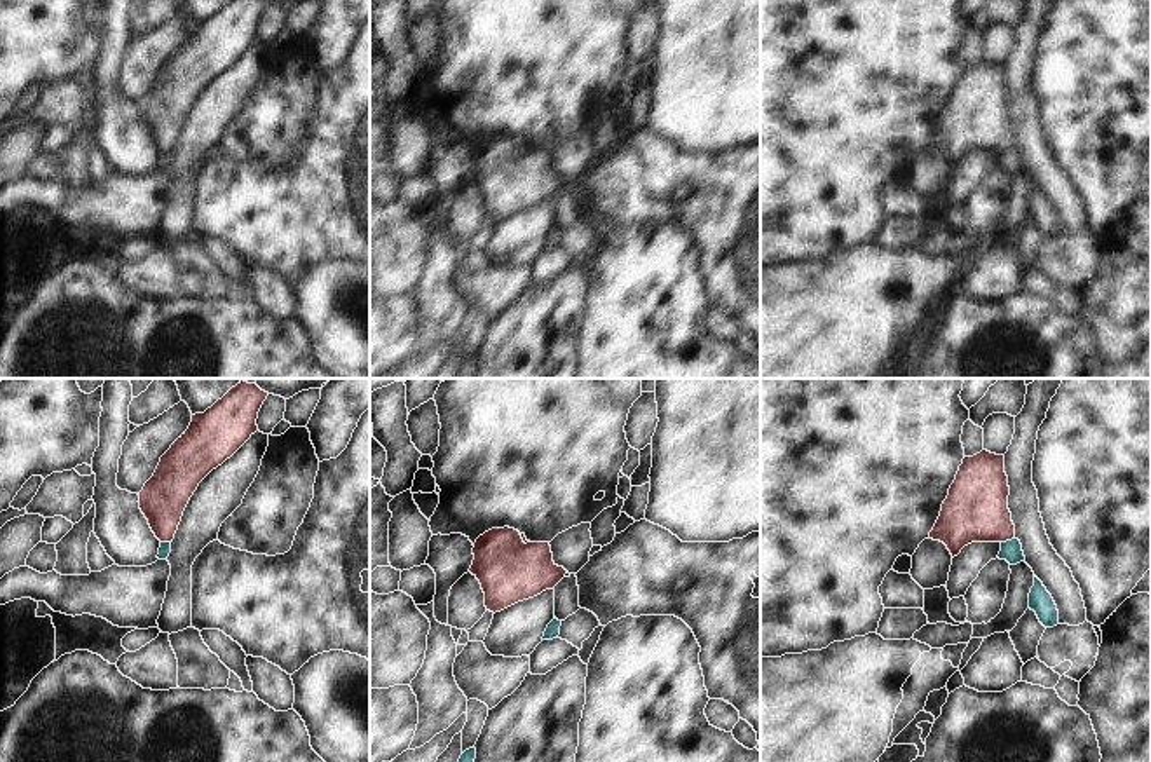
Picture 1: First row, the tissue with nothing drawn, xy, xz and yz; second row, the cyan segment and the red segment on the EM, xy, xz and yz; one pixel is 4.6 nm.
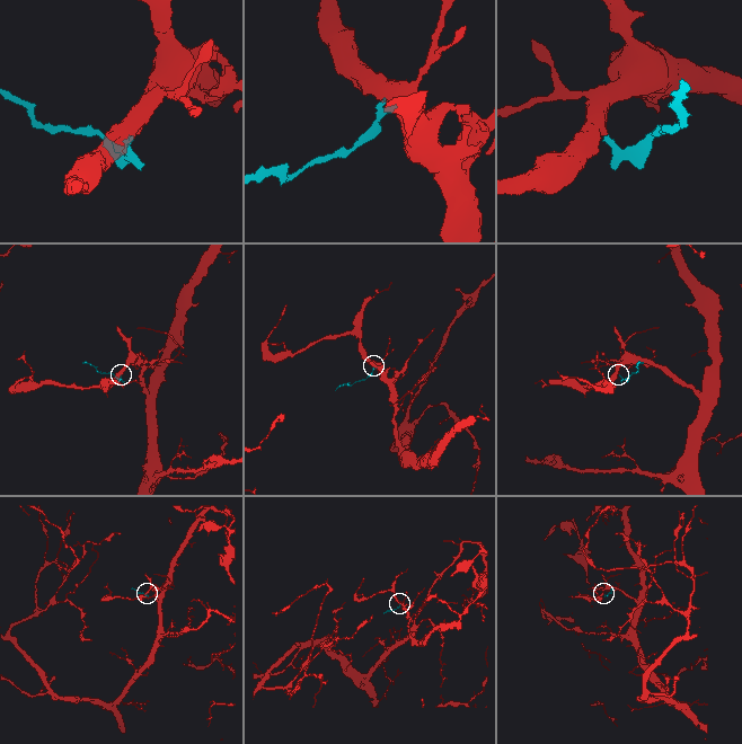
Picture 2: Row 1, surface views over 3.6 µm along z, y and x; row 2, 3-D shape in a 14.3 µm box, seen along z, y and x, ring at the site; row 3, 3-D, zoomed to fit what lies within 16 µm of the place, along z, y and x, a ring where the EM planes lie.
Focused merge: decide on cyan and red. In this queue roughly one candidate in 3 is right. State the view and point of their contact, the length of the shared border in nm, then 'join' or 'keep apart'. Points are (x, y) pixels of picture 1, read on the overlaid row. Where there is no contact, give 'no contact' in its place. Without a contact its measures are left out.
contact yz (1007, 541); length 70 nm; join

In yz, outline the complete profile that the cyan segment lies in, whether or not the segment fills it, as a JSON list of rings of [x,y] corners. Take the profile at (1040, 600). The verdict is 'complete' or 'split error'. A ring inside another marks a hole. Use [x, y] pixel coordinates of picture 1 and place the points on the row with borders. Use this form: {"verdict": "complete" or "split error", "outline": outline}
{"verdict": "complete", "outline": [[[1034,575],[1034,586],[1029,593],[1029,609],[1036,612],[1039,623],[1045,628],[1053,628],[1059,624],[1059,610],[1052,598],[1052,595],[1046,591],[1043,582]]]}

